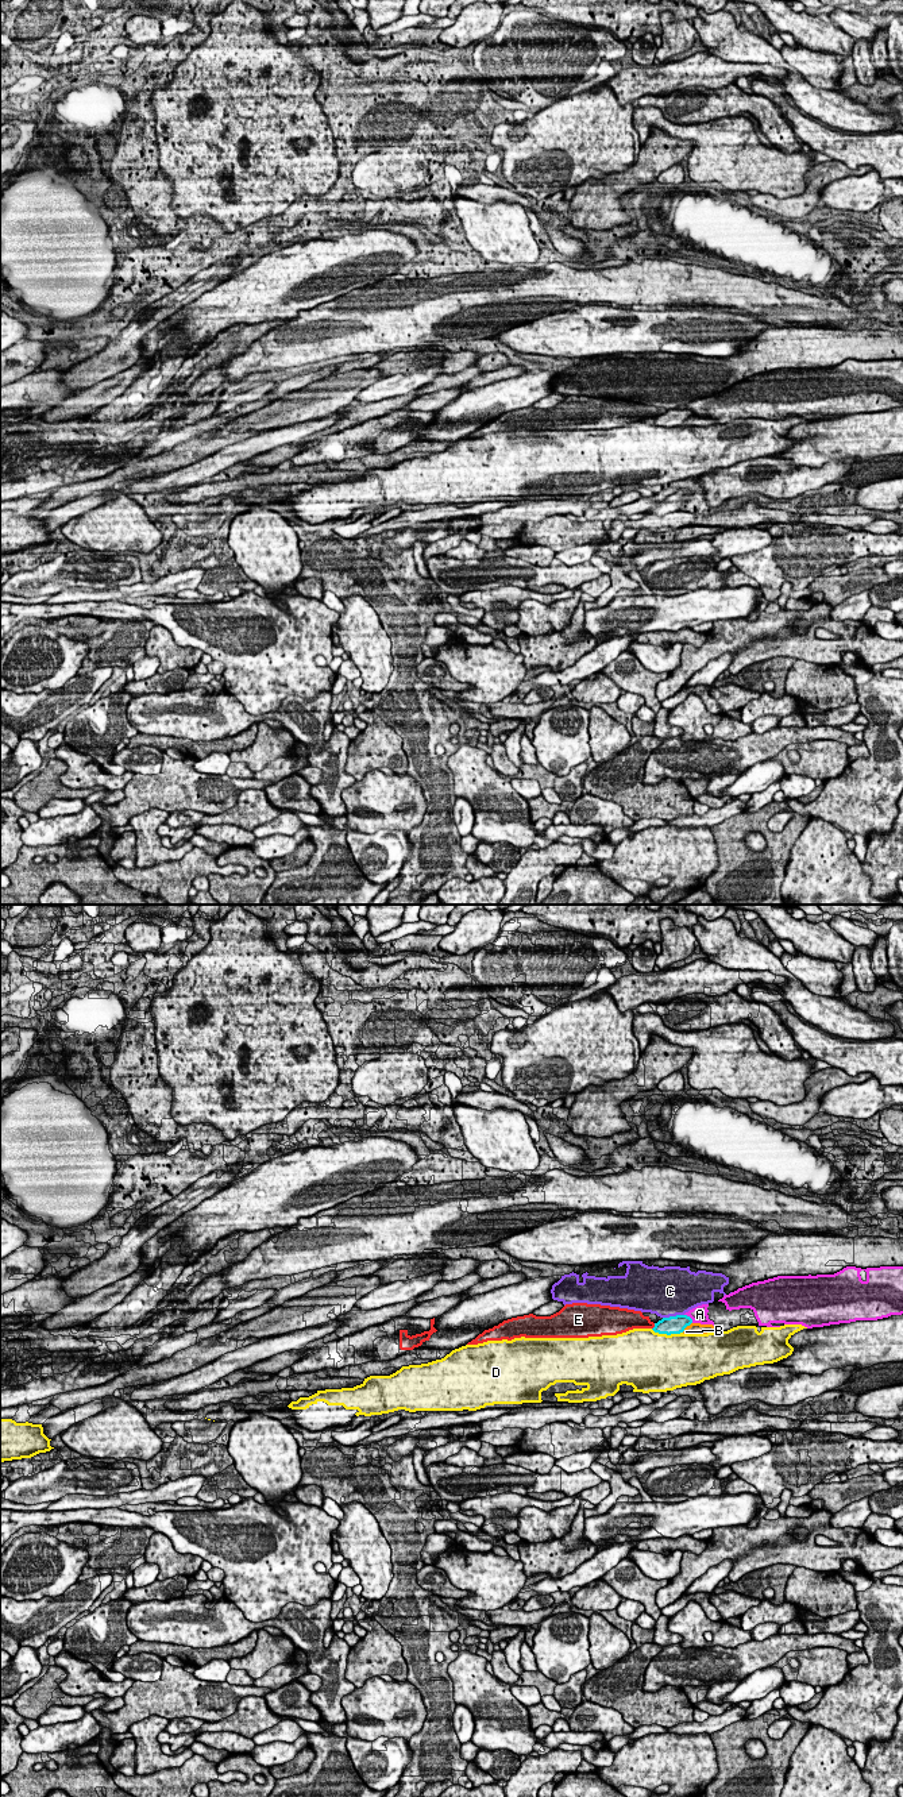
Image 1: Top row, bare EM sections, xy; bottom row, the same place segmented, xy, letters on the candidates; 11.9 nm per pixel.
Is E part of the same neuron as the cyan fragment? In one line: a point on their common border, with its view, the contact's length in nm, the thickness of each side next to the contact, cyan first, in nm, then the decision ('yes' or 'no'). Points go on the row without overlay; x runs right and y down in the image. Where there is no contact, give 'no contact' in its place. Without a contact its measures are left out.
xy (655, 419) | 90 nm | 220/200 nm | no

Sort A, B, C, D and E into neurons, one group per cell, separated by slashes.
A / B / C / D / E

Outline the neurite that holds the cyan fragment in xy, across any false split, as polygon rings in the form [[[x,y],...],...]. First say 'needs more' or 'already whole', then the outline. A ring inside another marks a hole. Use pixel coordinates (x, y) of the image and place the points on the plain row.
already whole; [[[676,408],[676,409],[663,410],[657,416],[655,416],[655,420],[652,423],[655,425],[667,427],[667,428],[680,427],[691,416],[692,416],[692,412],[690,409]]]

